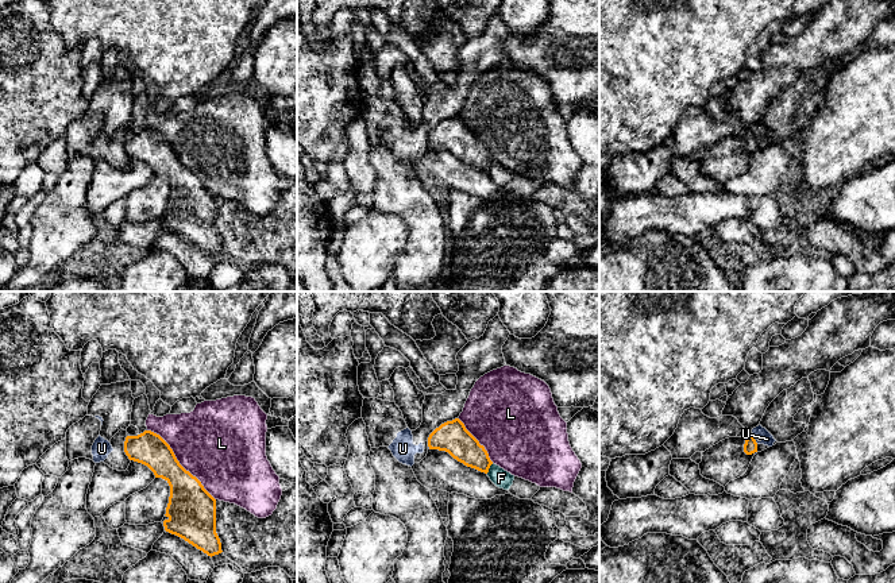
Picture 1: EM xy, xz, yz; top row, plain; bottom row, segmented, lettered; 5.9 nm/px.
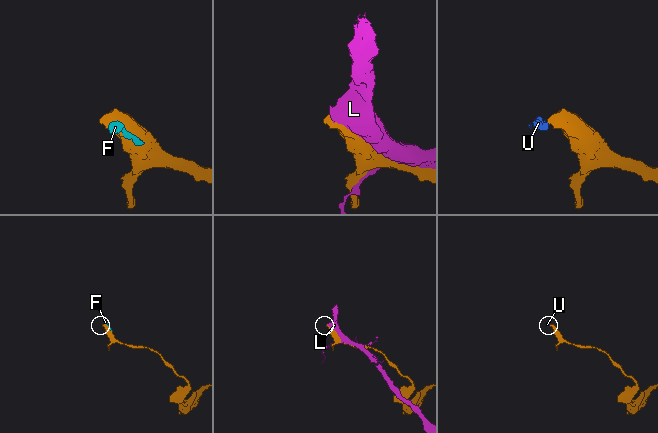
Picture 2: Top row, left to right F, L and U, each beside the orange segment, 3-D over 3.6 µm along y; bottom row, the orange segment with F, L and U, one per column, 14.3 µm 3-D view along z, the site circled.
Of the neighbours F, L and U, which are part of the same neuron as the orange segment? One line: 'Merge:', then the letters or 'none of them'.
Merge: none of them

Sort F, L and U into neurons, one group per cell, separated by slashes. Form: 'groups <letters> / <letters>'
groups F / L / U

